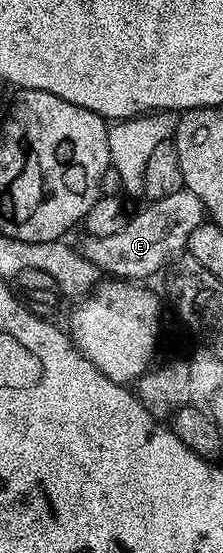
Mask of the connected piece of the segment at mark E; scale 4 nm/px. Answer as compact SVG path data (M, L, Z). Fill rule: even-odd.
M179 189L174 195L148 203L141 213L125 220L122 231L89 240L86 256L101 274L116 279L144 279L159 269L167 270L187 250L190 235L206 221L206 210L198 195ZM110 273L110 274L106 274Z

